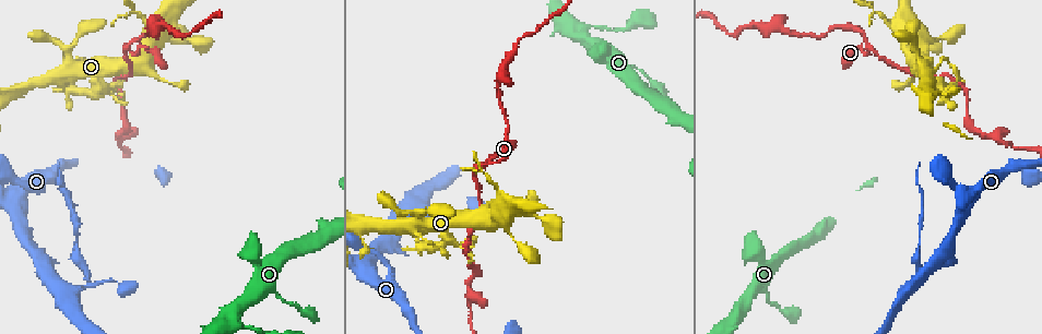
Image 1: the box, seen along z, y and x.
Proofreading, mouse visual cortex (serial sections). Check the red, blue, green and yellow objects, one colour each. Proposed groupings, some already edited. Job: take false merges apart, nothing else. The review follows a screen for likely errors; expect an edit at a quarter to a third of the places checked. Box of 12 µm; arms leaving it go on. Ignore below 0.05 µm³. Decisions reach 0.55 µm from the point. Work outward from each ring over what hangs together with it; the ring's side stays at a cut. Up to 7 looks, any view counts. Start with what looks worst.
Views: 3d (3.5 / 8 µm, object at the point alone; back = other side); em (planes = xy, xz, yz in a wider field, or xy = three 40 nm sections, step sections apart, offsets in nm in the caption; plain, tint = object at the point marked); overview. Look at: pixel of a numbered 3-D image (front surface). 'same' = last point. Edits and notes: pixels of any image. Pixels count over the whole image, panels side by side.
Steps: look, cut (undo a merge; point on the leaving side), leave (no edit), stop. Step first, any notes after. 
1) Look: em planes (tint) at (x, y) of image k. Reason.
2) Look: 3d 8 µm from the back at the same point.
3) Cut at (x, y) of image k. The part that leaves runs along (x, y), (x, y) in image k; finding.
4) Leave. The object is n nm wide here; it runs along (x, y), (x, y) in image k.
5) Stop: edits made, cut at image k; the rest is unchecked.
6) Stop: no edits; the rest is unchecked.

Look: 3d 8 µm at (866, 41) of image 1. Three arms meet.

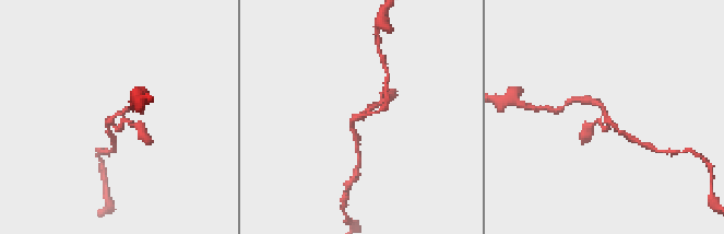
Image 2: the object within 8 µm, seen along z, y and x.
Look: em xy step 5 (tint) at (115, 114) of image 2. 3 arms meet here; the arms are 150, 150, 200 nm wide; shape alone is not enough.

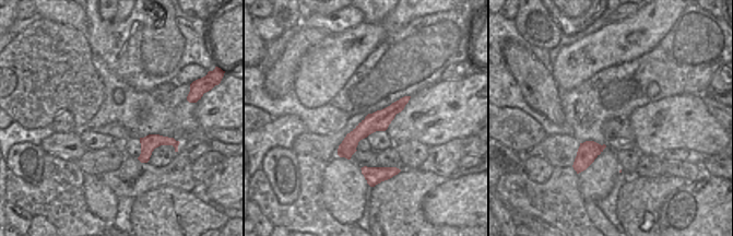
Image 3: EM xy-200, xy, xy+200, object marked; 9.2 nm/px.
Leave. It runs along (381, 102), (352, 120), (355, 136) in image 2; continuous, no second cell.

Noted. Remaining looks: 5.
Look: 3d 3.5 µm from the back at (86, 286) of image 1. Thick turns thin.

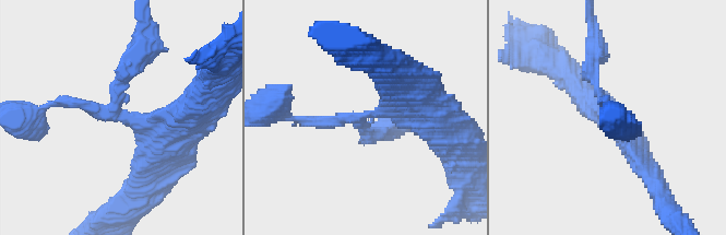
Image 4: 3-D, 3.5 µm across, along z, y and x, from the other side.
Look: em xy step 1 (tint) at (119, 112) of image 4. 3 arms meet here; the arms are 150, 250, 400 nm wide; shape alone is not enough.

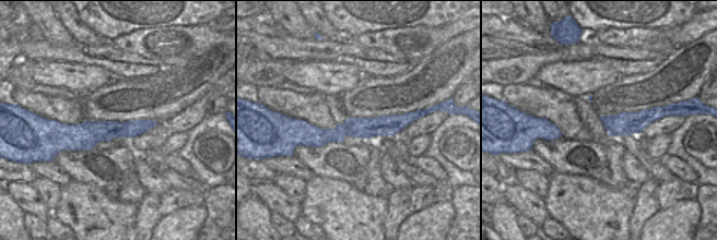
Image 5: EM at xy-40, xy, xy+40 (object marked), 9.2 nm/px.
Cut at (150, 58) of image 4. Two cells meet here.

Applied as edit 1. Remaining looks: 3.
Look: overview. See it whole again.

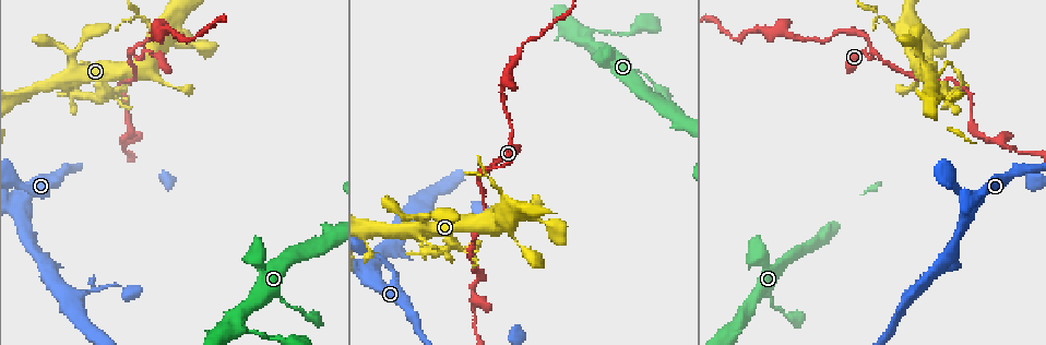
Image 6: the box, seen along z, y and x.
Look: 3d 3.5 µm from the back at (919, 52) of image 6. Three arms meet.

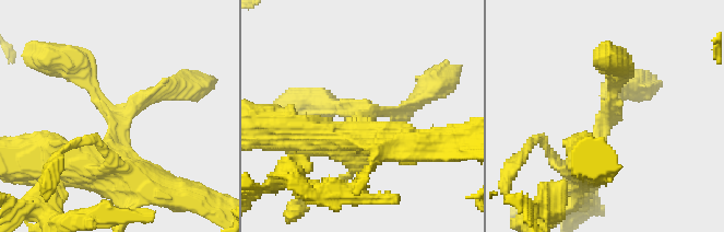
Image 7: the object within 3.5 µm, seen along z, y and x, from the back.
Look: em xy step 2 (tint) at (361, 116) of image 7. 3 arms meet here; the arms are 150, 250, 450 nm wide.

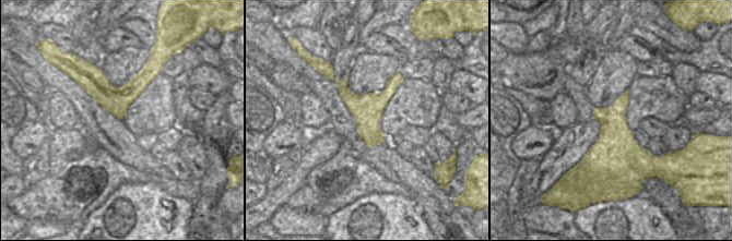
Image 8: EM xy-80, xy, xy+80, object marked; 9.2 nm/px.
Leave. Continuous, no second cell.

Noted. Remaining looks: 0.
Stop: edits made, cut at image 4; the rest is unchecked.

